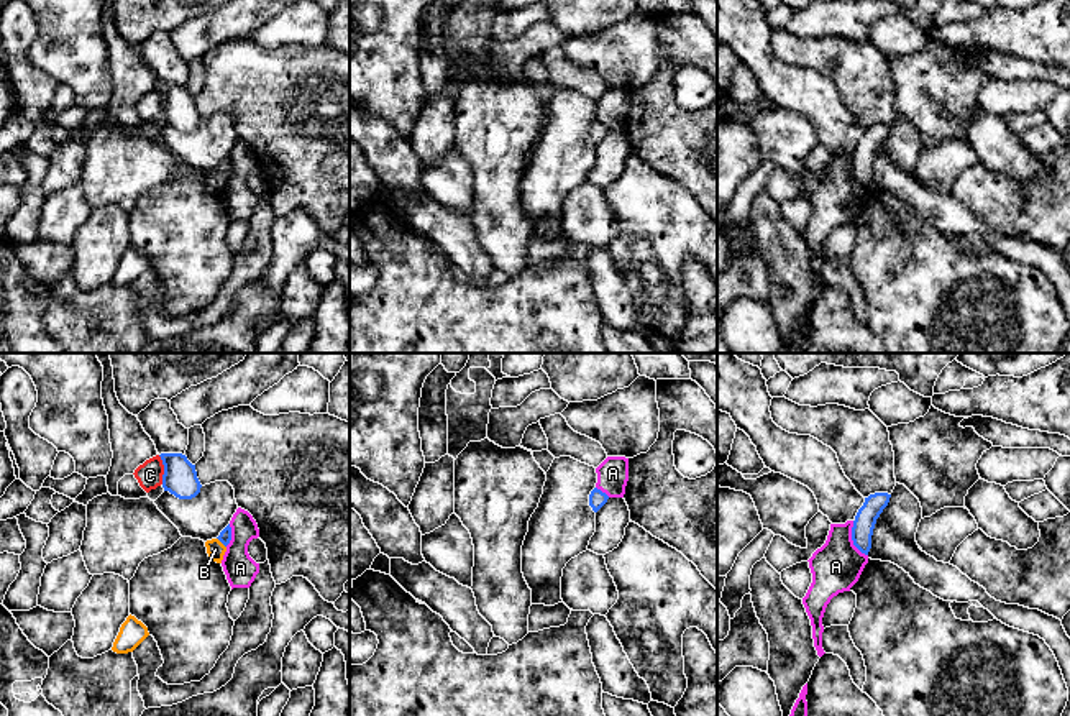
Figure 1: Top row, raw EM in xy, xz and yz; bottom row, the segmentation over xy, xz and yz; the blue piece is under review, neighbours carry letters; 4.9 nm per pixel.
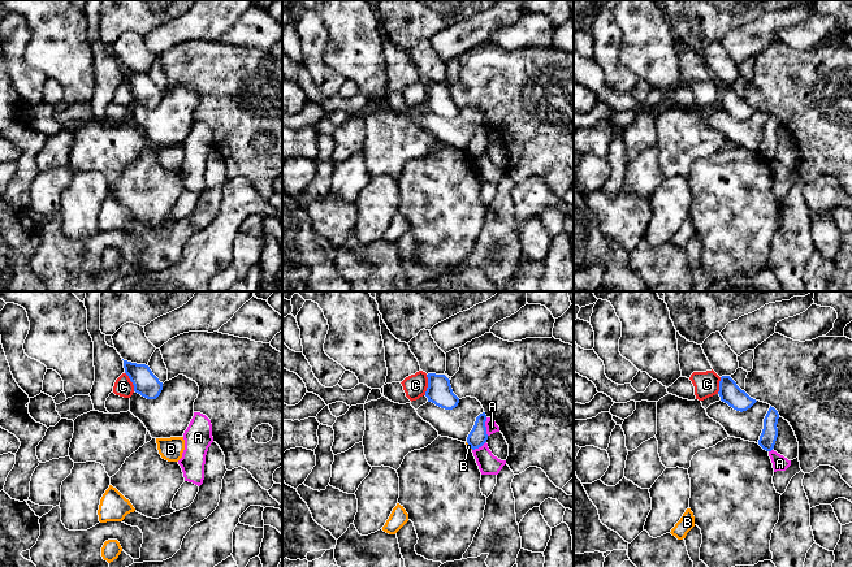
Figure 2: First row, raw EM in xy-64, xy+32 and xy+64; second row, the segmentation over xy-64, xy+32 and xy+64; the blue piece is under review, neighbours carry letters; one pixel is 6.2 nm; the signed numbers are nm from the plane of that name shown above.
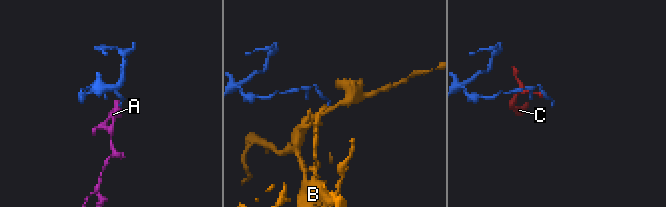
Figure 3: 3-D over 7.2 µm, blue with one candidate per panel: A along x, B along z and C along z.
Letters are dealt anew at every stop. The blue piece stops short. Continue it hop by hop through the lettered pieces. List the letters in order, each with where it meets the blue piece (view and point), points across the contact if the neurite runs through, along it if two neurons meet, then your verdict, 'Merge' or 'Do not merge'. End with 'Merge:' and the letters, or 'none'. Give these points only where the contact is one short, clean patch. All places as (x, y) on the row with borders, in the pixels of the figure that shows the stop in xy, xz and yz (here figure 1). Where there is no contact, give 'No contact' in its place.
A: Touches blue at yz (852, 539). Boundary: yz (852, 521), (852, 542), (867, 555). Do not merge
B: Touches blue at xy (220, 541). Boundary: xy (217, 537), (225, 547). Do not merge
C: Touches blue at xy (164, 470). Boundary: xy (158, 455), (163, 465), (163, 483). Do not merge
Merge: none

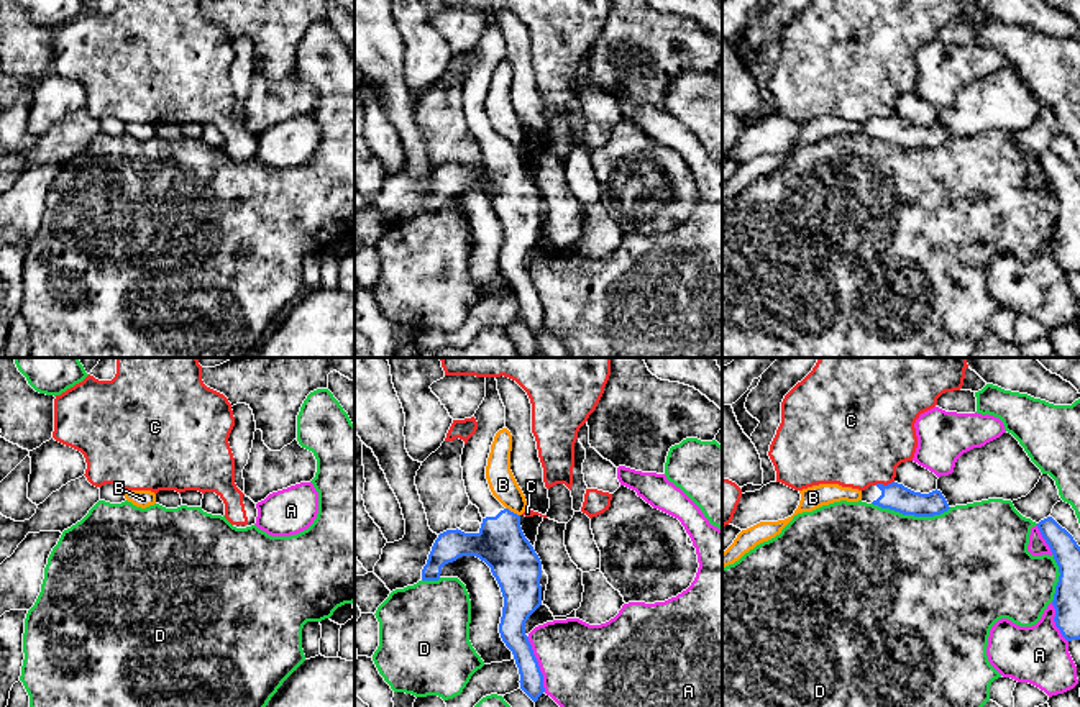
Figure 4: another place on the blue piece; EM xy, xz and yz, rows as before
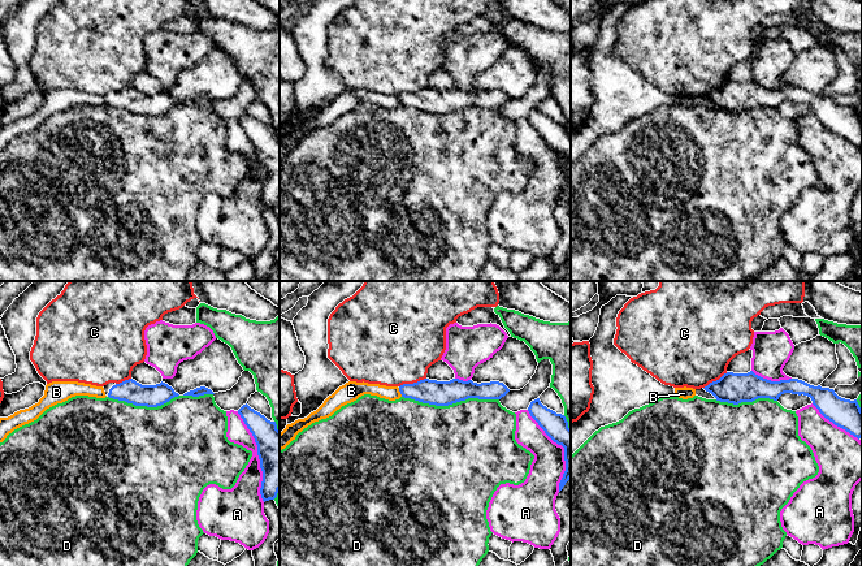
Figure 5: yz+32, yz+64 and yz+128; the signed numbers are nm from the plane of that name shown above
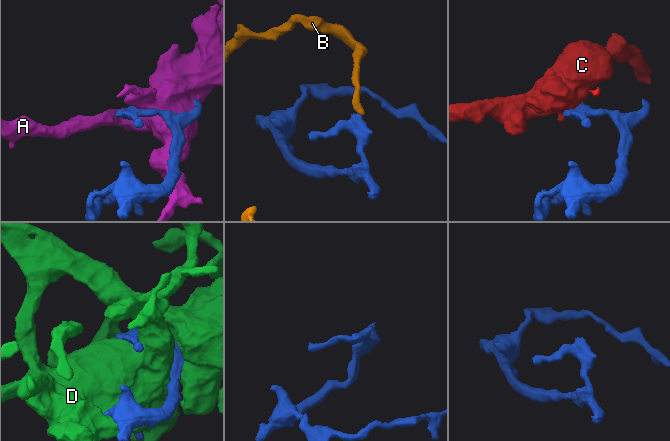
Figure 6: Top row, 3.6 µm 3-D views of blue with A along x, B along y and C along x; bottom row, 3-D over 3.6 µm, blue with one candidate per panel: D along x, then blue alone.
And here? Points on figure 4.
A: Touches blue at xz (537, 665). Do not merge
B: Touches blue at xz (512, 512). Boundary: xz (506, 507), (519, 515). Do not merge
C: Touches blue at yz (882, 484). Boundary: yz (893, 481), (875, 484). Do not merge
D: Touches blue at yz (911, 514). Do not merge
Merge: none

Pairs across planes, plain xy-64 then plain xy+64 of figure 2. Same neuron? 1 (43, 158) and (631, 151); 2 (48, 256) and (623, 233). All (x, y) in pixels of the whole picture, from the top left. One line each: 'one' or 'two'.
1: one
2: two

